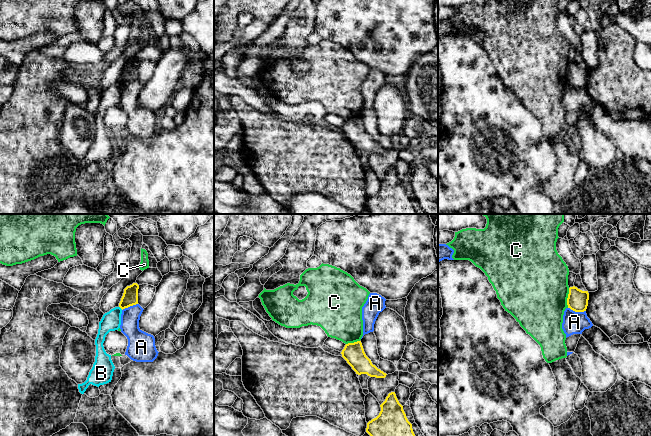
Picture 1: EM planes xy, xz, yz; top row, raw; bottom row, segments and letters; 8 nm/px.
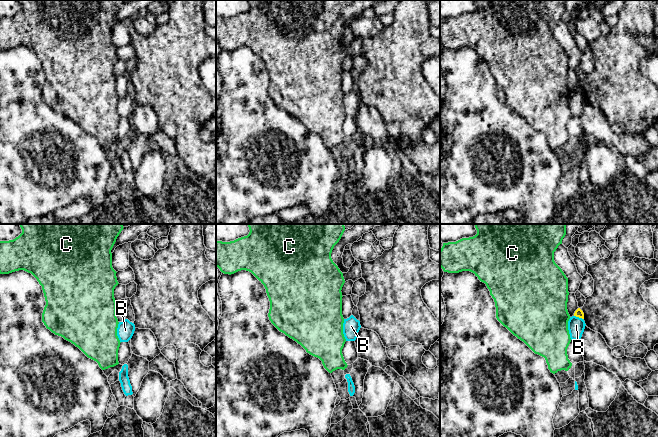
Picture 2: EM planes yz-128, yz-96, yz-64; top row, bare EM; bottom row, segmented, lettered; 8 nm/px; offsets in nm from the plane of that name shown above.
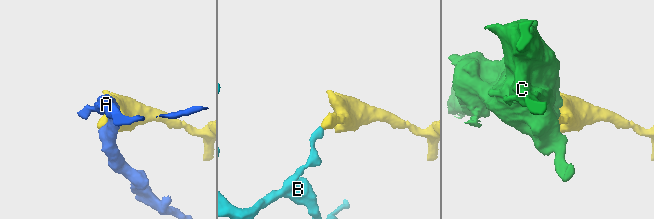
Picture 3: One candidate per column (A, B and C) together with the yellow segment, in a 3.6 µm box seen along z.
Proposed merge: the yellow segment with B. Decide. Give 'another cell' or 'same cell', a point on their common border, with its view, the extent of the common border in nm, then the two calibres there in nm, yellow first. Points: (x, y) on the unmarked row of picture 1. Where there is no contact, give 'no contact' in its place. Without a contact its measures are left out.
another cell | xy (121, 84) | 40 nm | 130/160 nm

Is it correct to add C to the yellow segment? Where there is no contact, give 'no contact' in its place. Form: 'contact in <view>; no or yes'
contact in yz; no

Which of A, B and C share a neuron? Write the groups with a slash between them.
A / B / C

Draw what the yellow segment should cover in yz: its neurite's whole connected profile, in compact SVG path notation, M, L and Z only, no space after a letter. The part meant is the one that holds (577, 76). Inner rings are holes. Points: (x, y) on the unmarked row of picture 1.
M573 62L569 64L569 70L567 74L568 84L575 88L584 88L587 85L589 76L588 67L582 67Z

